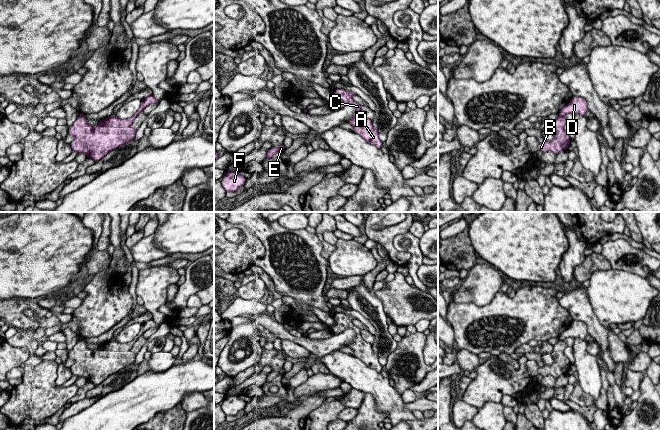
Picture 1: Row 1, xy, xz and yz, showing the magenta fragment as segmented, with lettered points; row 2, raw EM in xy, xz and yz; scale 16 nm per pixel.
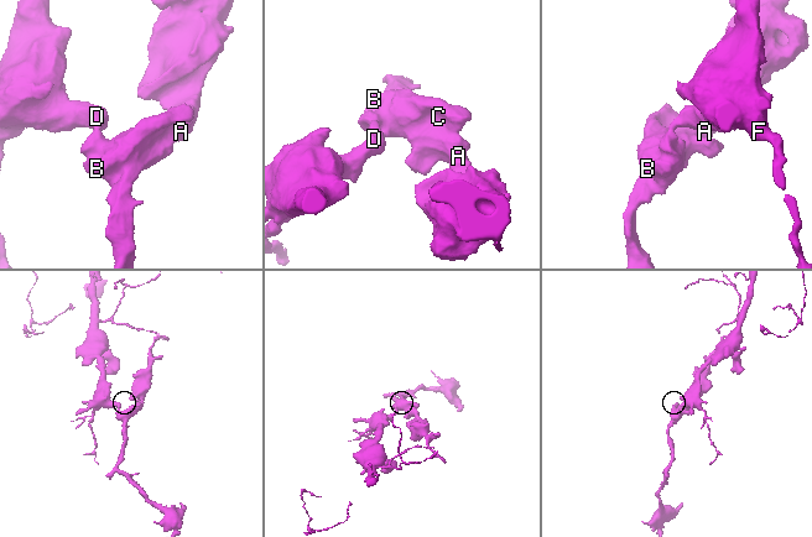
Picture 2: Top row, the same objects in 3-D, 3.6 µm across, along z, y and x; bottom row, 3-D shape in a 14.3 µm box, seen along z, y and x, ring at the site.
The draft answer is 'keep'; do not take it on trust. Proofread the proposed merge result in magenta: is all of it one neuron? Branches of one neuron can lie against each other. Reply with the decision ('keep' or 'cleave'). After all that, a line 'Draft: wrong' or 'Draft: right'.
cleave
Draft: wrong

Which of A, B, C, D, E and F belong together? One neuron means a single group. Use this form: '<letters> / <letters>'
A B C / D E F

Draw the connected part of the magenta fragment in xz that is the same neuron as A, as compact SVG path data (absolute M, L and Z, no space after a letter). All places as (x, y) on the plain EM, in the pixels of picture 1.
M335 313L333 319L335 324L329 326L329 330L333 332L334 335L337 335L348 328L353 329L356 336L354 341L348 346L354 351L352 355L360 359L367 367L375 369L377 372L381 372L383 367L379 363L377 354L373 351L372 344L366 342L362 338L360 333L361 329L353 324L353 320L356 318L344 313Z

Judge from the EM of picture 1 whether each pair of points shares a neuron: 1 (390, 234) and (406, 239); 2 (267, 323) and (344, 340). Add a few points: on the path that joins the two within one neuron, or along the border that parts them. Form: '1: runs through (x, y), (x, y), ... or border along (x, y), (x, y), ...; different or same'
1: border along (397, 234), (393, 245), (410, 255); different
2: runs through (286, 335), (311, 345), (325, 345); same

